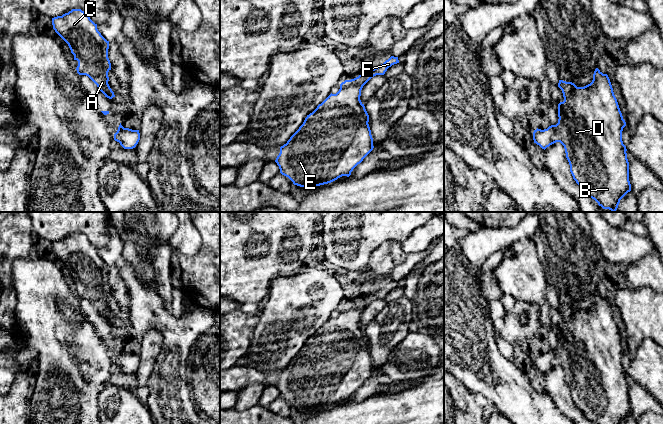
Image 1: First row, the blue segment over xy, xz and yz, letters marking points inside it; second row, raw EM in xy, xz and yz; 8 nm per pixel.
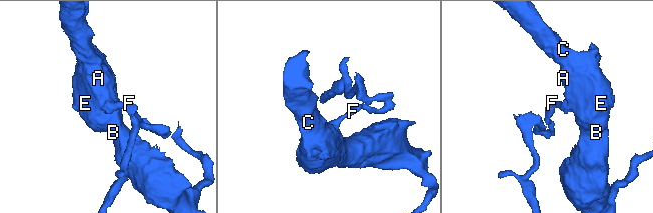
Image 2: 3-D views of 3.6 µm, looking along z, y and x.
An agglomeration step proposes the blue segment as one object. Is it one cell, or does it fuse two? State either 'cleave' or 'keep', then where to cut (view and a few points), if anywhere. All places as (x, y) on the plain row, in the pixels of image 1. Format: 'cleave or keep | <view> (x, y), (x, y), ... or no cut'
keep | no cut

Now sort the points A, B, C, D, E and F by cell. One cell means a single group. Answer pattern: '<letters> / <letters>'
A B C D E F

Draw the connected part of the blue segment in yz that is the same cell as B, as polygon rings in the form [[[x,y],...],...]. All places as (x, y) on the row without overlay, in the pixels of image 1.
[[[596,292],[590,308],[577,311],[572,306],[559,304],[558,311],[564,321],[564,325],[558,328],[558,347],[544,354],[534,354],[534,367],[545,374],[560,366],[564,370],[573,403],[590,422],[621,424],[631,415],[627,373],[622,365],[626,346],[608,299]]]

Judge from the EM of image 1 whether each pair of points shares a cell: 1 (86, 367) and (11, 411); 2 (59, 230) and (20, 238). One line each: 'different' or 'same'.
1: different
2: different

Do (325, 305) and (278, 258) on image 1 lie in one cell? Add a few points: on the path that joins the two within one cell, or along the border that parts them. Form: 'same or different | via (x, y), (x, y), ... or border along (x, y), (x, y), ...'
different | border along (304, 267), (290, 276), (277, 276), (272, 283)

